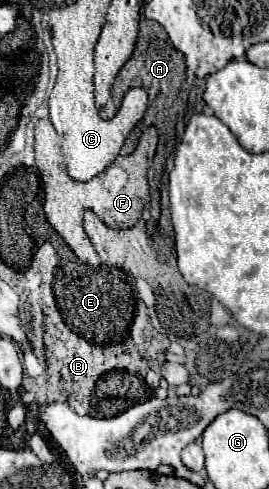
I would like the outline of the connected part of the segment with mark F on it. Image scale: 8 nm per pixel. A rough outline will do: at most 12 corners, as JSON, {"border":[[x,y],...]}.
{"border":[[51,121],[35,123],[45,217],[87,265],[101,259],[83,228],[93,209],[133,227],[149,203],[158,134],[87,182],[67,175]]}

